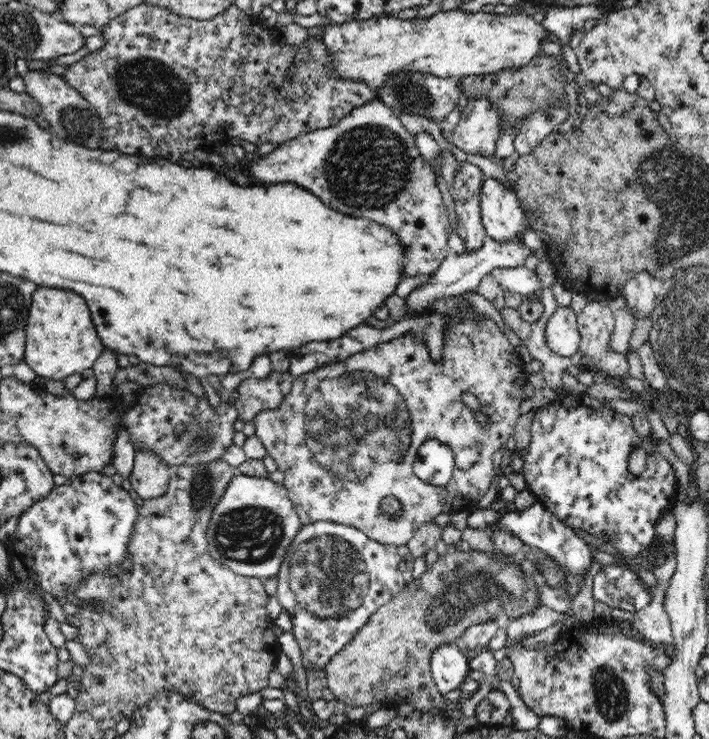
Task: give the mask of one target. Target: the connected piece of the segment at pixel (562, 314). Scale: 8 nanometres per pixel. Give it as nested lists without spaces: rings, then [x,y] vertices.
[[[558,307],[552,316],[542,324],[542,335],[546,346],[562,357],[569,357],[579,352],[581,334],[577,314],[569,307]]]

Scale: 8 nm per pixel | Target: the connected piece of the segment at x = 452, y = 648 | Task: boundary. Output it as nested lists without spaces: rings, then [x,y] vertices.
[[[443,645],[432,652],[430,674],[443,695],[462,687],[470,672],[468,658],[455,645]]]

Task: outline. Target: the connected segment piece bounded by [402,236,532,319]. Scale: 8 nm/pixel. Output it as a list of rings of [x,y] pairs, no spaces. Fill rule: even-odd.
[[[488,236],[484,238],[482,248],[468,254],[448,254],[443,260],[438,270],[430,278],[430,282],[420,284],[418,288],[413,288],[406,296],[408,313],[404,318],[411,317],[416,312],[422,312],[424,309],[429,309],[429,306],[437,299],[444,296],[459,296],[467,292],[477,292],[480,286],[481,279],[486,274],[491,274],[491,270],[495,268],[512,268],[524,266],[524,261],[529,257],[532,250],[526,245],[522,245],[520,239],[510,239],[507,241],[496,241]]]

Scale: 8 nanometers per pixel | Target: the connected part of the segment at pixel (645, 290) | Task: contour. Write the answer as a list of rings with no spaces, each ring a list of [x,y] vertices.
[[[646,271],[637,272],[623,288],[626,305],[637,319],[650,316],[655,310],[655,294],[652,290],[652,275]]]

